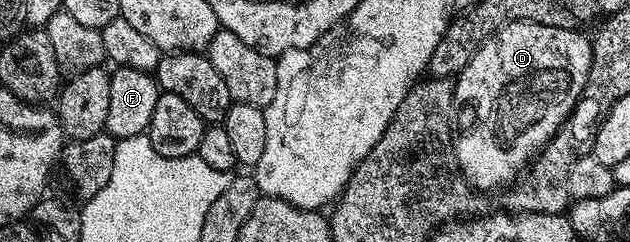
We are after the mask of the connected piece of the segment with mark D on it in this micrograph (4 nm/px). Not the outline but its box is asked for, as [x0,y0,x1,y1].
[453,19,592,193]

